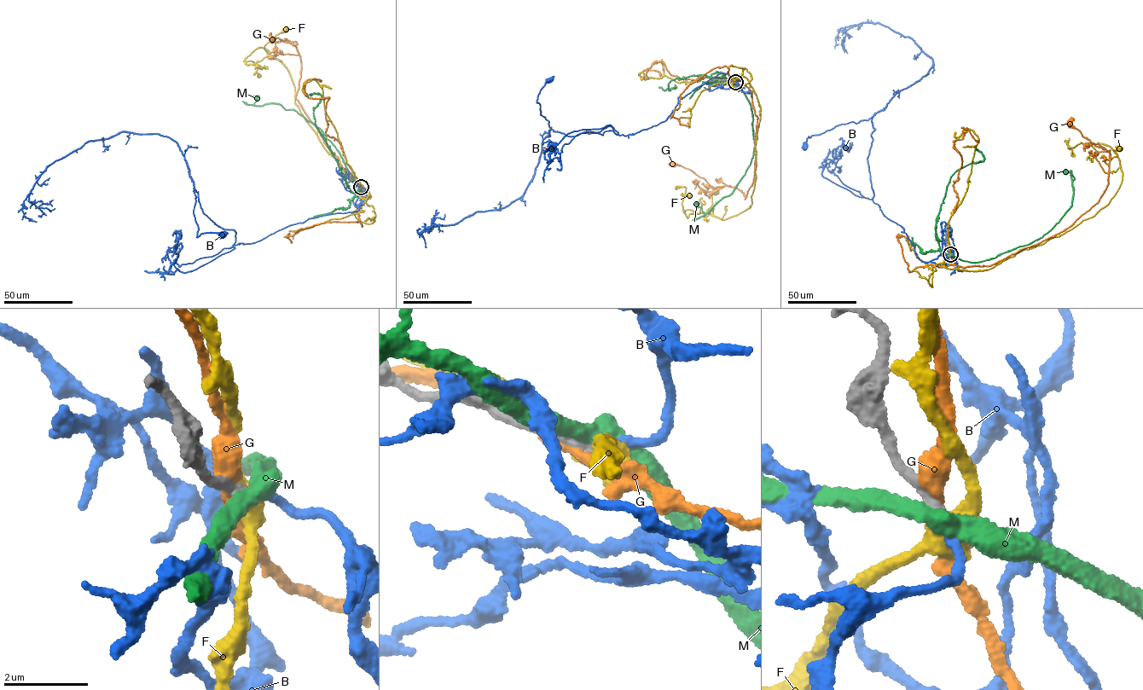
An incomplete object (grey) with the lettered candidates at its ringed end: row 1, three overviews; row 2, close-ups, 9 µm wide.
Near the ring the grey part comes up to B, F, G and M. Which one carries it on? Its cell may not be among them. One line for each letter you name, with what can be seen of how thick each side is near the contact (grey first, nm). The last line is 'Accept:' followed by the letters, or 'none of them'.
B: 220 nm thick on the grey side, 200 nm on the other
Accept: B

